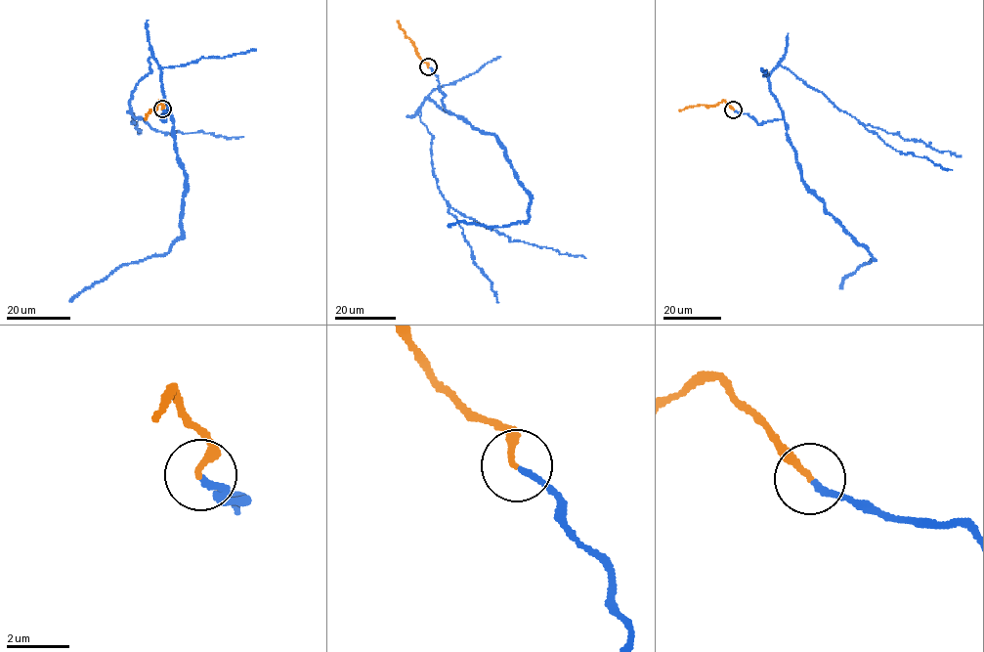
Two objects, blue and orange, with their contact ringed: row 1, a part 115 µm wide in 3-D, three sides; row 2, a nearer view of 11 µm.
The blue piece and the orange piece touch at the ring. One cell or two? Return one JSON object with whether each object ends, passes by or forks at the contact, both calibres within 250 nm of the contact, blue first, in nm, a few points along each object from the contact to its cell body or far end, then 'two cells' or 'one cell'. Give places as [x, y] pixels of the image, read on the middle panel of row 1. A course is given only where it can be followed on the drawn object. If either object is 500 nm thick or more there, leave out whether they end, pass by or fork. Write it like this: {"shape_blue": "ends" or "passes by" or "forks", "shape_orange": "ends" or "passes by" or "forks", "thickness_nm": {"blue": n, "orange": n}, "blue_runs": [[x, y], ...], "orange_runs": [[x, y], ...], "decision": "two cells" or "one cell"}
{"shape_blue": "ends", "shape_orange": "ends", "thickness_nm": {"blue": 180, "orange": 190}, "blue_runs": [[428, 67], [452, 113], [427, 98], [420, 108], [432, 139], [434, 176], [448, 204], [511, 240], [585, 258]], "orange_runs": [[428, 67], [398, 21]], "decision": "one cell"}

